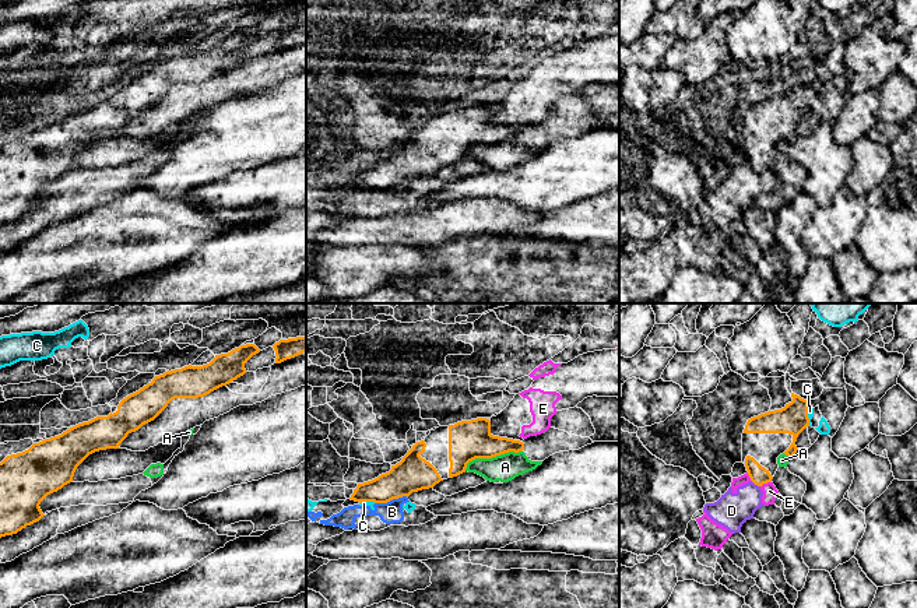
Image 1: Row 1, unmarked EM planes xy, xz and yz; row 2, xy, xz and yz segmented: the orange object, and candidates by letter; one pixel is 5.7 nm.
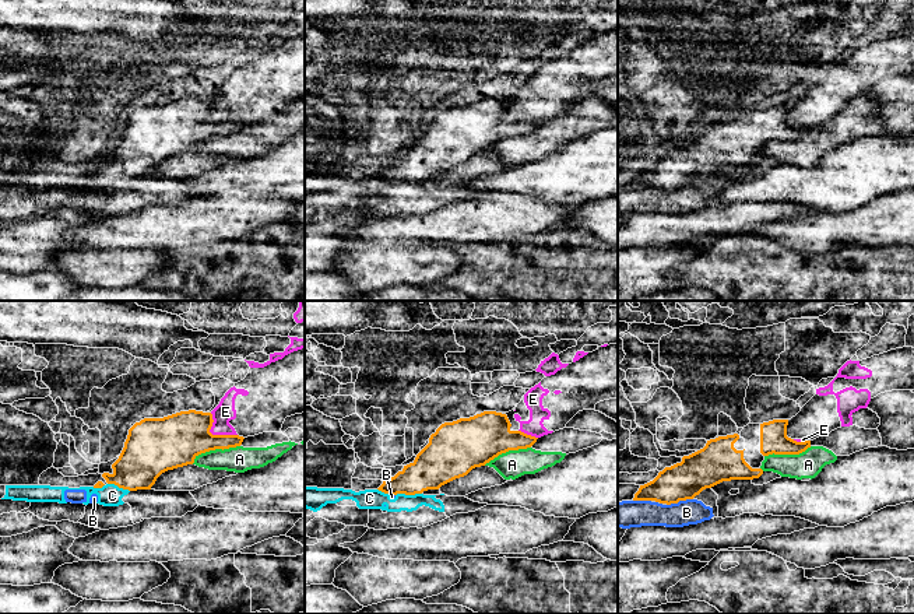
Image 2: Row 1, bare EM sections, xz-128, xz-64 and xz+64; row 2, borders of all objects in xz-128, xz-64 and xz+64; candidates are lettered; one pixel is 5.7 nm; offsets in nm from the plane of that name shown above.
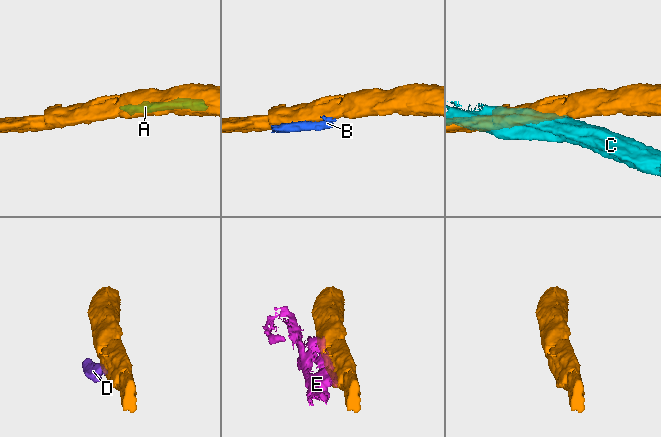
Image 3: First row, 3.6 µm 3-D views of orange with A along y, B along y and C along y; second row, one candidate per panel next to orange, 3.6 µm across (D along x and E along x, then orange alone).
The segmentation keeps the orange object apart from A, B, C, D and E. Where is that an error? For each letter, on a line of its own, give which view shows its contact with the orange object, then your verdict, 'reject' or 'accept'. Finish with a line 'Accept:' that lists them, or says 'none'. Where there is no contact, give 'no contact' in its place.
A: contact in xz; reject
B: contact in xz; reject
C: contact in yz; reject
D: contact in yz; reject
E: contact in yz; reject
Accept: none

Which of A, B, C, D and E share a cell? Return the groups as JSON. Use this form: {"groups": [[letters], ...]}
{"groups": [["A"], ["B"], ["C"], ["D", "E"]]}

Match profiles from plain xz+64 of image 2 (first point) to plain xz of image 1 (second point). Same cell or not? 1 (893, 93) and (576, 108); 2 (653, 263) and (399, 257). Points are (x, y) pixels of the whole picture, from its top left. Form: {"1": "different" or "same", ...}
{"1": "different", "2": "same"}

